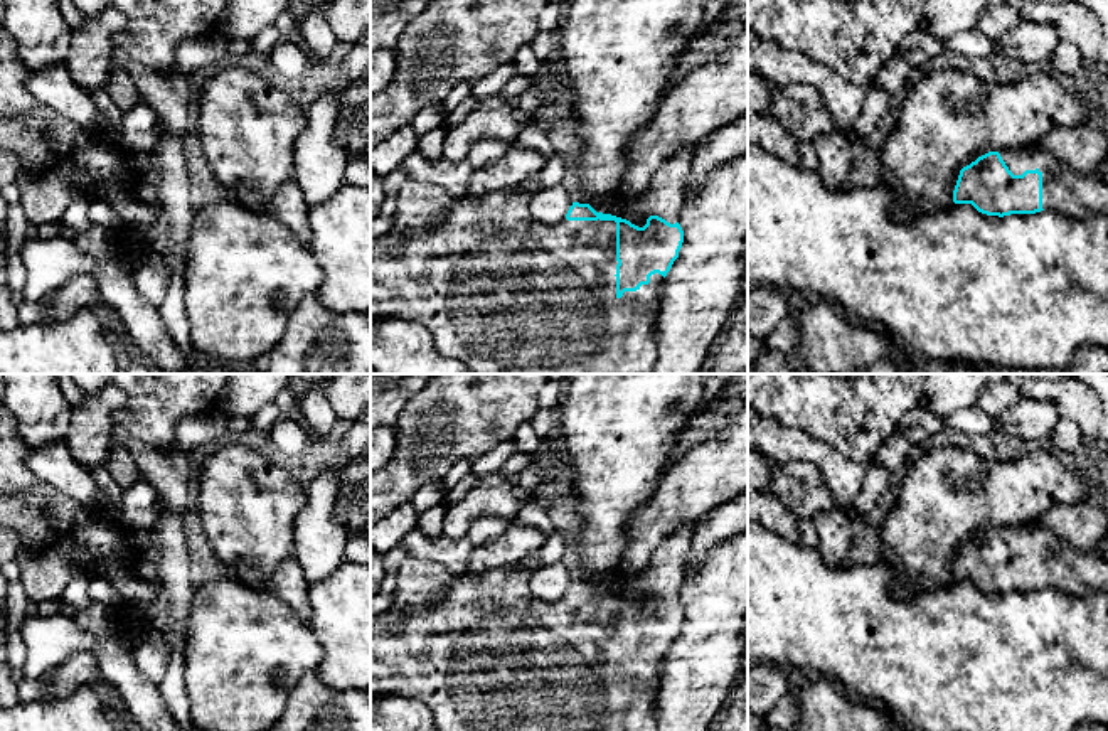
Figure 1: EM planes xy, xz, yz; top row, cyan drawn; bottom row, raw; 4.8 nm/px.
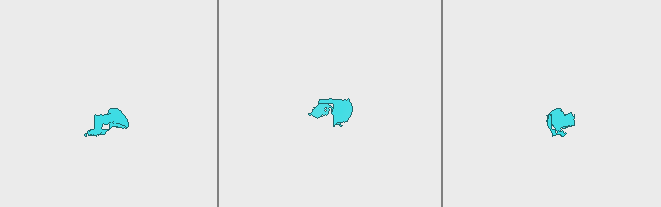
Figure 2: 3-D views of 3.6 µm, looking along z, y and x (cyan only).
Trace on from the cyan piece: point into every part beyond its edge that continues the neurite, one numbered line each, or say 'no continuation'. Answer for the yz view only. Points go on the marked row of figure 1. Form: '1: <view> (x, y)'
1: yz (1075, 194)

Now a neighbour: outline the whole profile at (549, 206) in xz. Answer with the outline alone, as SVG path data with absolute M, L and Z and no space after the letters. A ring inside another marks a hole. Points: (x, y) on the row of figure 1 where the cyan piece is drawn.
M559 184L532 194L529 209L534 222L556 226L566 217L571 205L569 187Z

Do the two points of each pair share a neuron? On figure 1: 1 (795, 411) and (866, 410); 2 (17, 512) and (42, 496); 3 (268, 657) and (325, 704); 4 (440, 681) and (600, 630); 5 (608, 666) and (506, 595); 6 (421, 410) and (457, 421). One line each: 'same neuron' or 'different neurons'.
1: same neuron
2: same neuron
3: different neurons
4: same neuron
5: same neuron
6: same neuron

